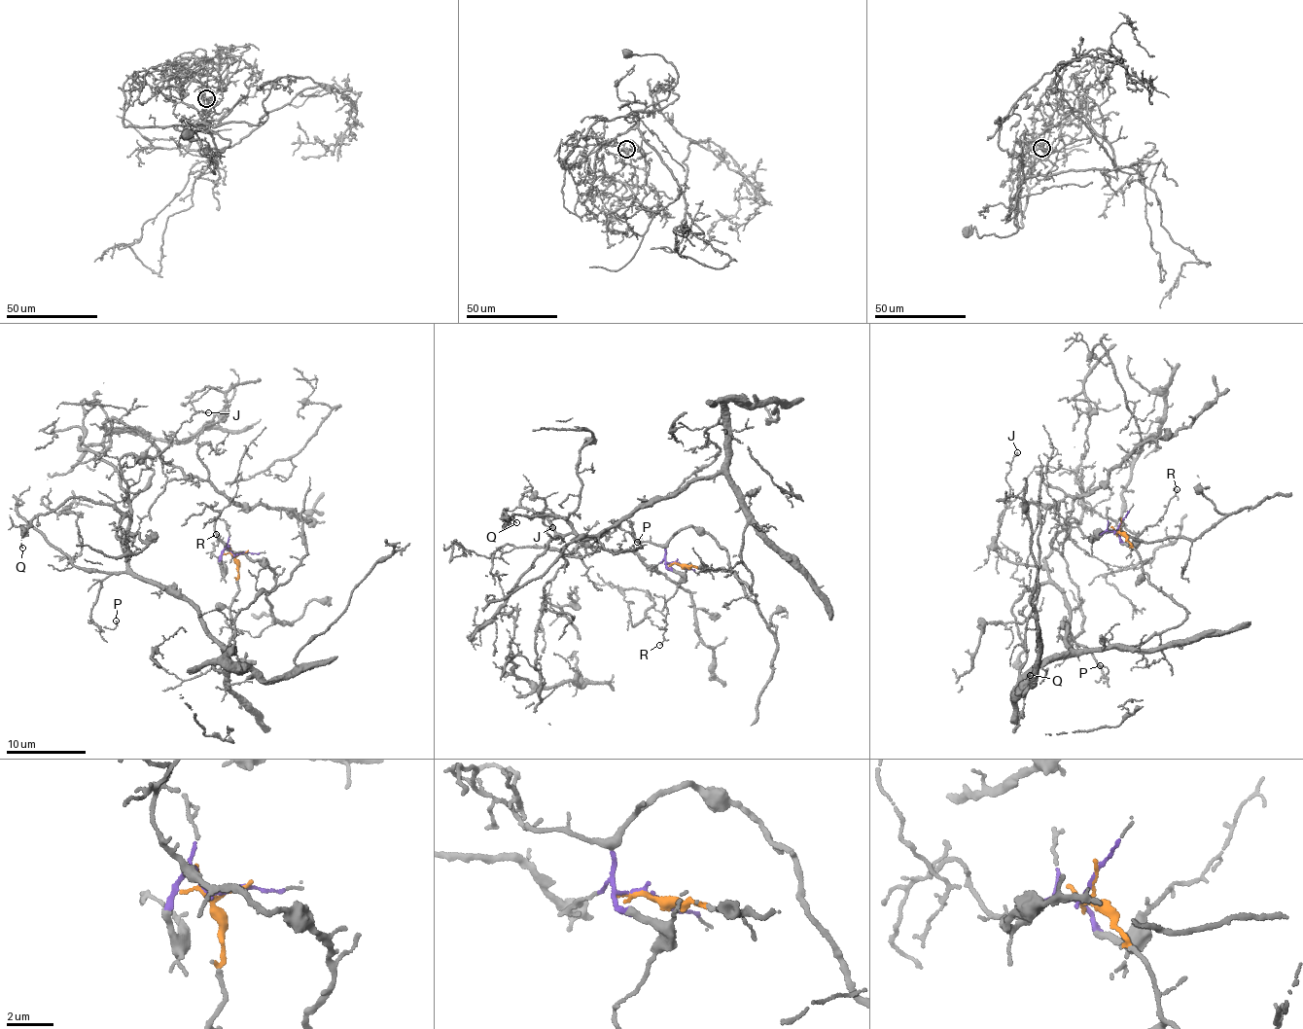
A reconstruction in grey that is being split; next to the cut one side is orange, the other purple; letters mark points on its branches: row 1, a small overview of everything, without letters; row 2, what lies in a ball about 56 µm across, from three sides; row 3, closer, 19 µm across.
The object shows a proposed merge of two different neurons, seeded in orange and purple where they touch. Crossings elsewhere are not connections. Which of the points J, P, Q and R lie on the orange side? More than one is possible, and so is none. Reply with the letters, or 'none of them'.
J, P, Q

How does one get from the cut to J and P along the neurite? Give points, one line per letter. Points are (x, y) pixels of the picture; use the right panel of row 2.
J: (1118, 529), (1186, 618), (1128, 648), (1076, 652), (1062, 628), (1065, 594), (1046, 570), (991, 548), (1017, 452)
P: (1118, 529), (1147, 582), (1186, 618), (1128, 648), (1076, 652), (1063, 629), (1108, 674), (1101, 665)

